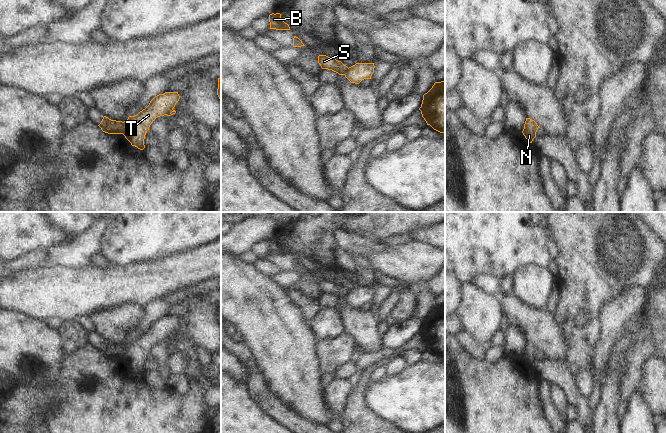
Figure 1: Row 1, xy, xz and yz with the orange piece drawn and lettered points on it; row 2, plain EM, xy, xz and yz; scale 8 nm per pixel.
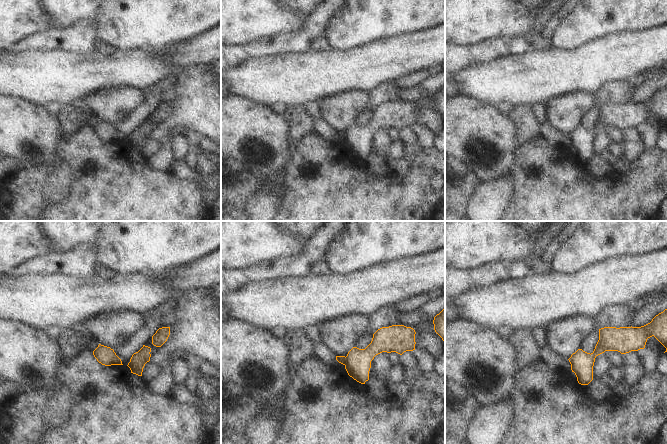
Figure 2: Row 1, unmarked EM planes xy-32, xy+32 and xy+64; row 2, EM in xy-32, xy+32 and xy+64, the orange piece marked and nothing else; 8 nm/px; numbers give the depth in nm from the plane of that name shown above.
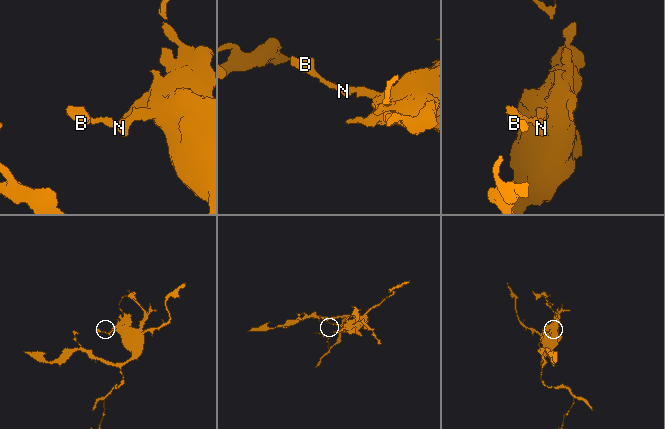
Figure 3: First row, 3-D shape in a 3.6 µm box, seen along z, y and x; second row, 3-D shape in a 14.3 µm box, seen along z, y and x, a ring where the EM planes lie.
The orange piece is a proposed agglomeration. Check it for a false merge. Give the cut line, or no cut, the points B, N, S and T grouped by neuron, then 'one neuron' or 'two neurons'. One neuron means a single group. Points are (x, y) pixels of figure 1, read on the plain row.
cut xy (122, 346), (123, 357); groups B S / N T; two neurons

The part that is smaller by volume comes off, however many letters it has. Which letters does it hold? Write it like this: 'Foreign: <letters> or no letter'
Foreign: B, S

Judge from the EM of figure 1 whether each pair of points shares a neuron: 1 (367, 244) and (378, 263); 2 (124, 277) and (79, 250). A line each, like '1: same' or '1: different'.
1: different
2: different

